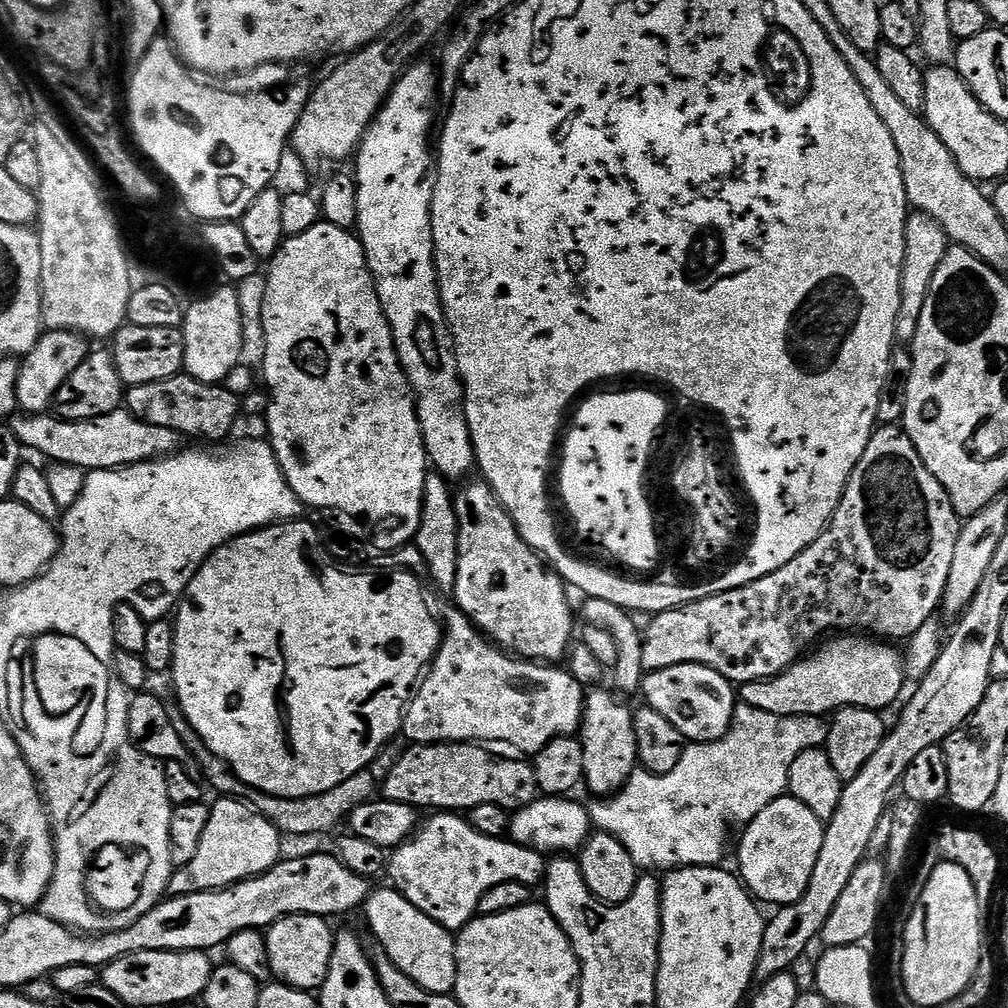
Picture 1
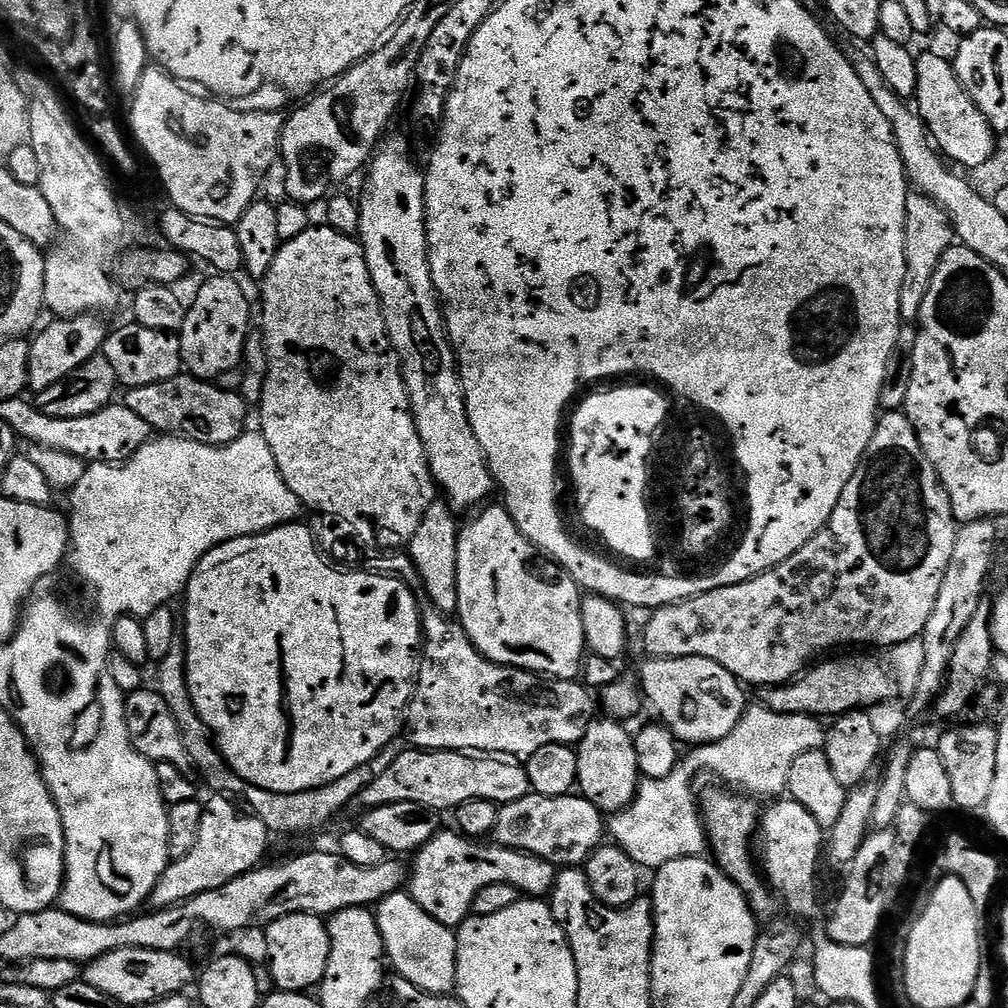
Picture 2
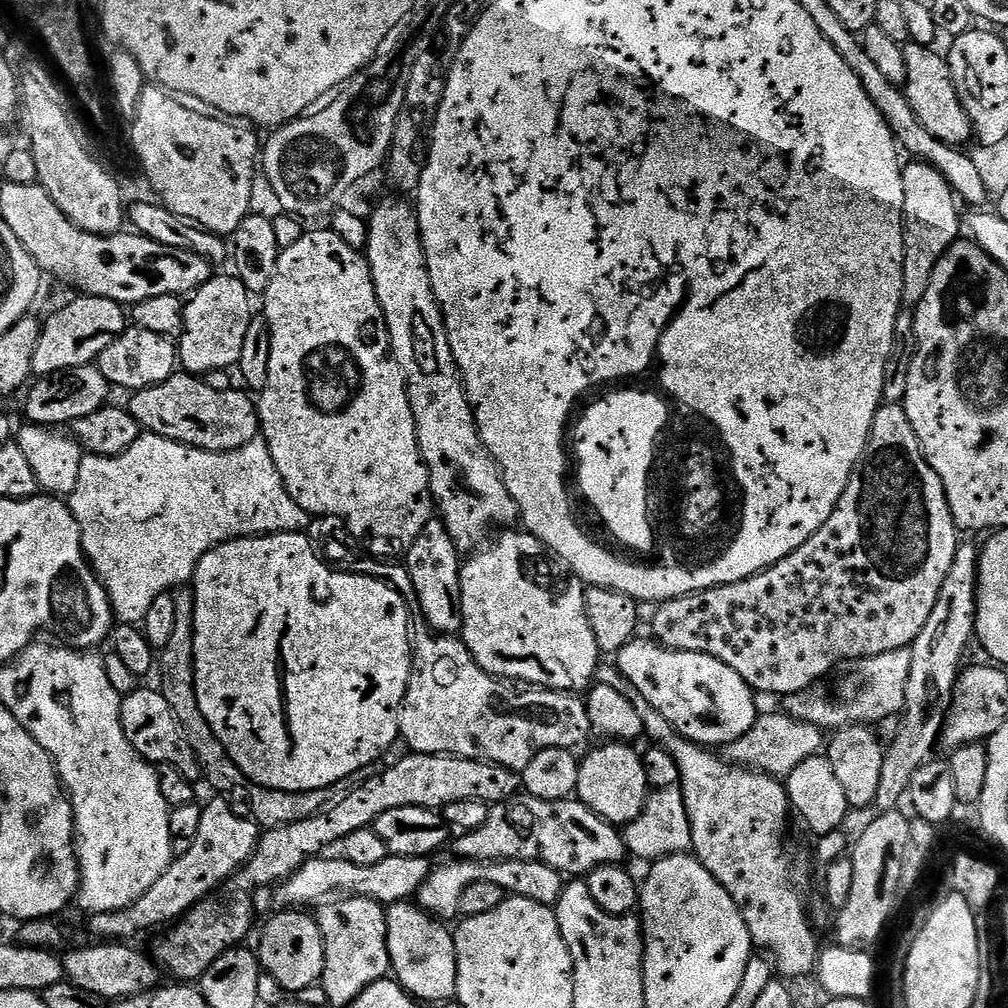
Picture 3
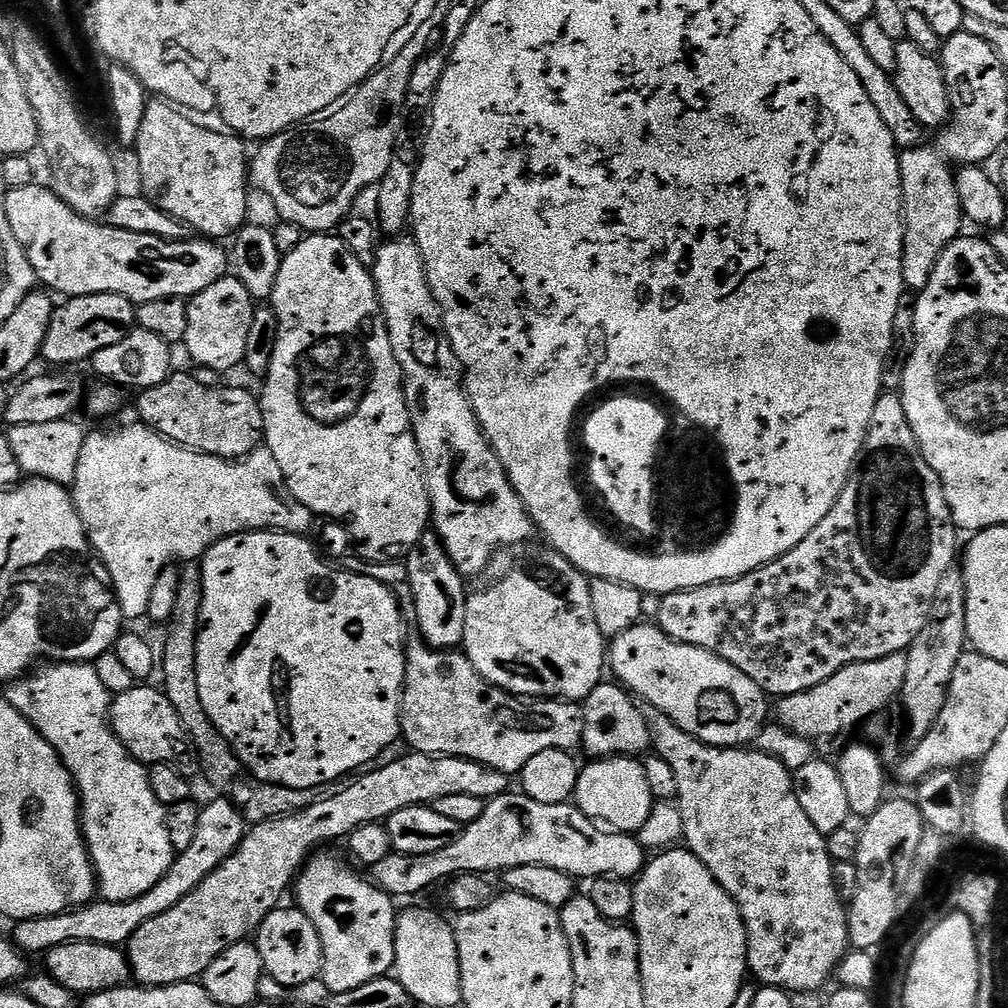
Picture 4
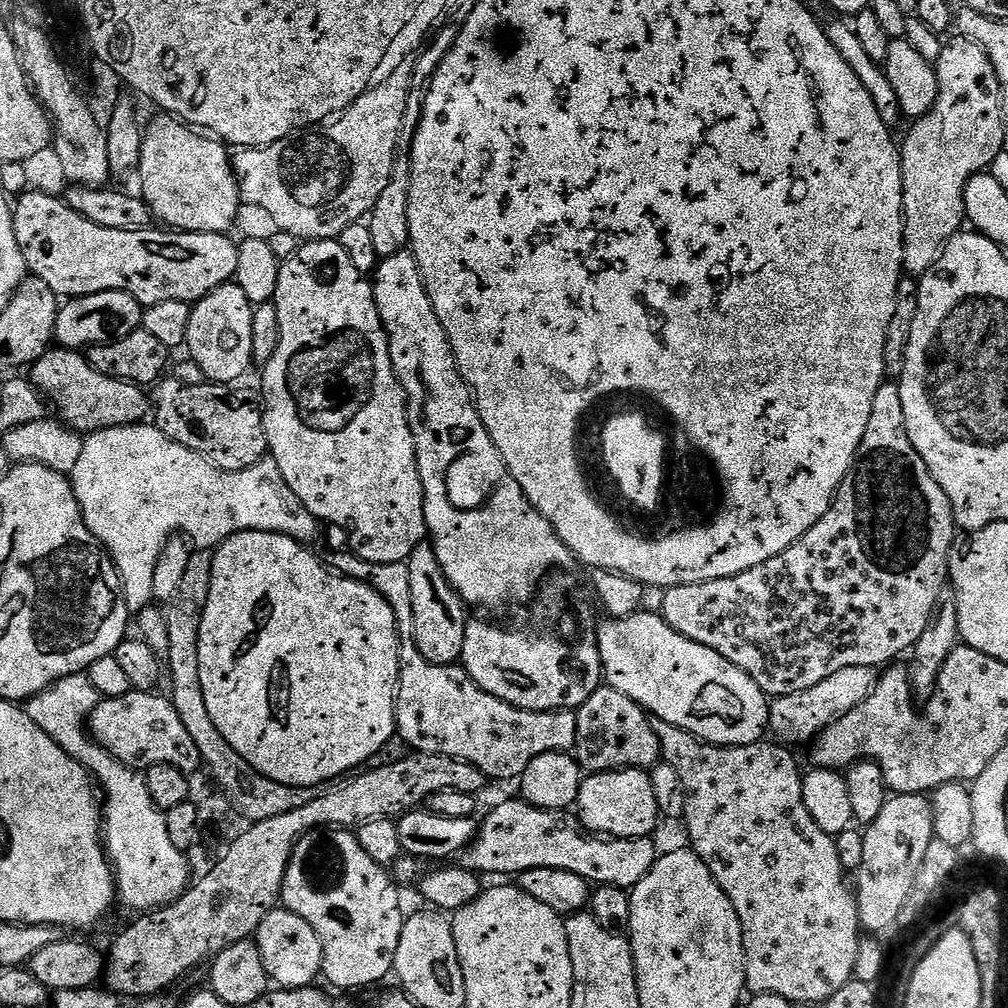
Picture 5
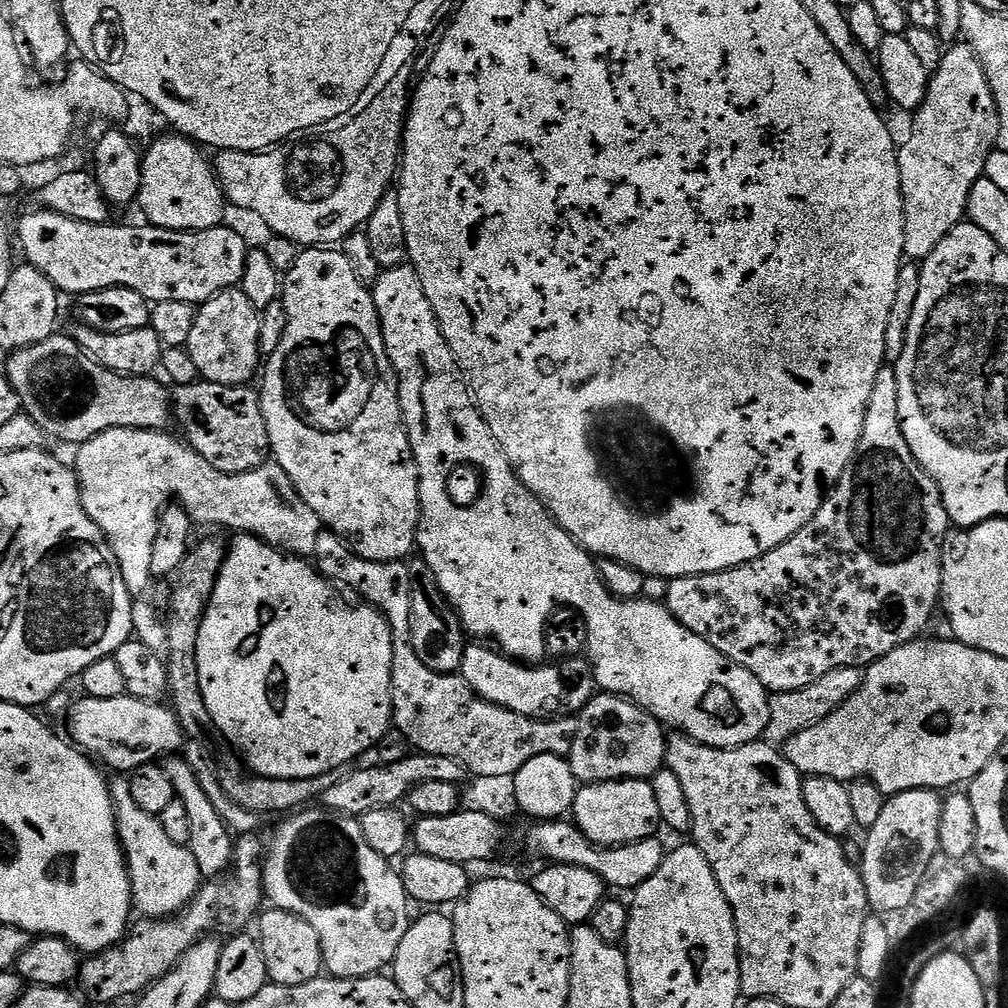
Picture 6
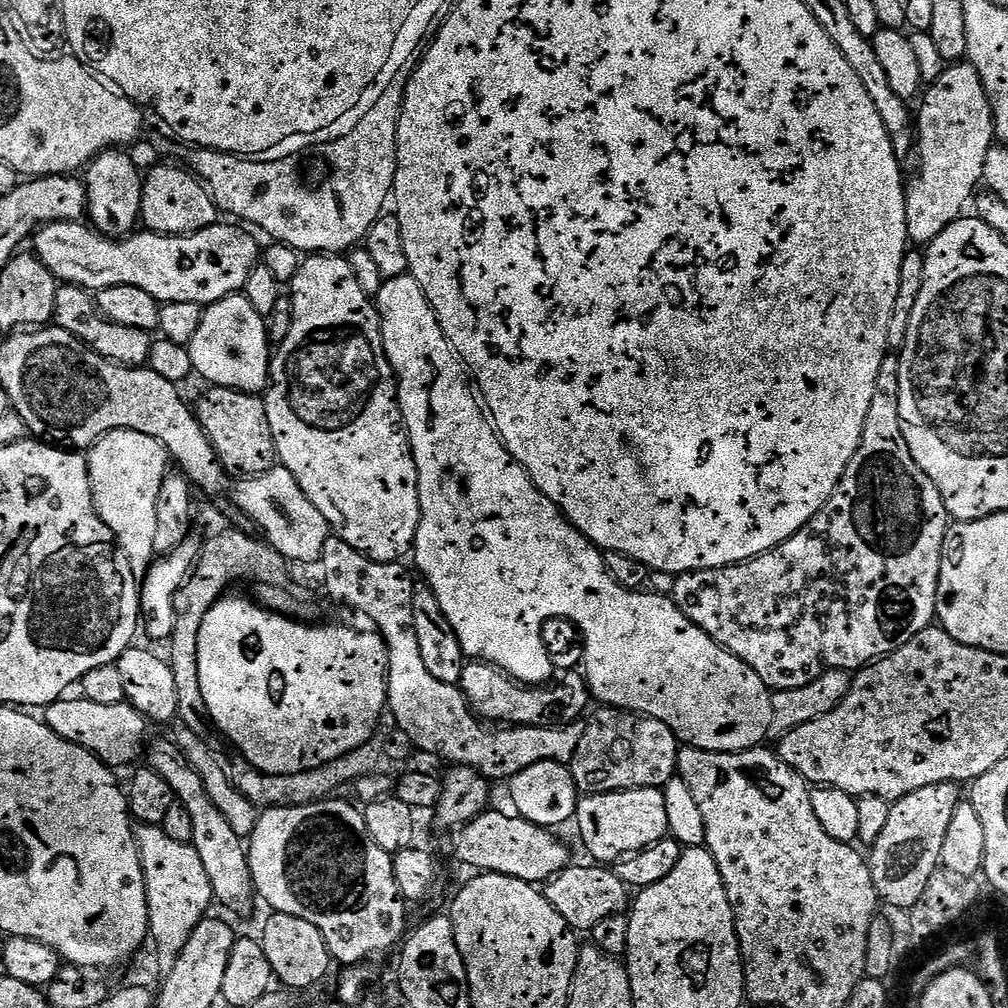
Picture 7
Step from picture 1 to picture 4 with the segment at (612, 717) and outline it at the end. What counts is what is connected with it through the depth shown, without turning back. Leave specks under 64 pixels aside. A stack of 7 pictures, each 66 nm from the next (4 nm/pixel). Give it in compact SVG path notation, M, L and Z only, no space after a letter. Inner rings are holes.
M609 756L596 758L592 764L584 764L580 769L580 777L576 783L574 803L582 814L590 819L607 826L613 832L639 833L642 826L646 826L646 818L650 818L654 807L654 797L650 790L650 782L646 782L646 770L639 759L630 756Z

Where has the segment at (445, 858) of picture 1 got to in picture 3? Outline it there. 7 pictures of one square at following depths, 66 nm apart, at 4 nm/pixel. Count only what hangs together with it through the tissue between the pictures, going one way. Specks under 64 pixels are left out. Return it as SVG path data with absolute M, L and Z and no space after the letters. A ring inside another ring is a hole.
M451 858L445 864L440 864L429 871L426 882L418 893L419 907L429 916L441 921L455 921L460 916L460 899L462 894L474 882L494 882L494 886L502 886L506 894L530 898L539 904L554 906L560 901L560 895L566 883L565 877L550 866L542 862L529 860L498 860L495 862L481 862L478 860L461 860Z

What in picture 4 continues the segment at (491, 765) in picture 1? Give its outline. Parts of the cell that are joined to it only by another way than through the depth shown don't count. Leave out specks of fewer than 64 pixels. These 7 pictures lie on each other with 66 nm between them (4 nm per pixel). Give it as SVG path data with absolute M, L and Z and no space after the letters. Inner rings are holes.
M413 751L398 762L390 762L390 766L373 767L357 775L348 782L353 784L343 785L345 788L341 792L336 792L317 804L316 801L309 803L301 812L290 812L286 816L251 825L244 833L244 841L226 862L214 869L189 896L182 898L178 906L170 906L166 914L150 918L150 922L140 926L128 939L126 955L131 979L146 988L170 986L187 980L199 981L210 962L218 958L218 954L222 954L230 946L245 943L259 930L260 923L283 901L280 899L283 898L284 891L293 887L301 868L307 864L308 857L321 846L332 846L328 844L335 840L343 841L351 832L358 830L358 826L386 822L391 816L398 814L398 810L430 806L438 798L447 798L450 794L471 794L485 802L493 800L495 796L509 791L508 780L509 773L499 772L473 760L464 760L461 756L428 756L424 752Z

